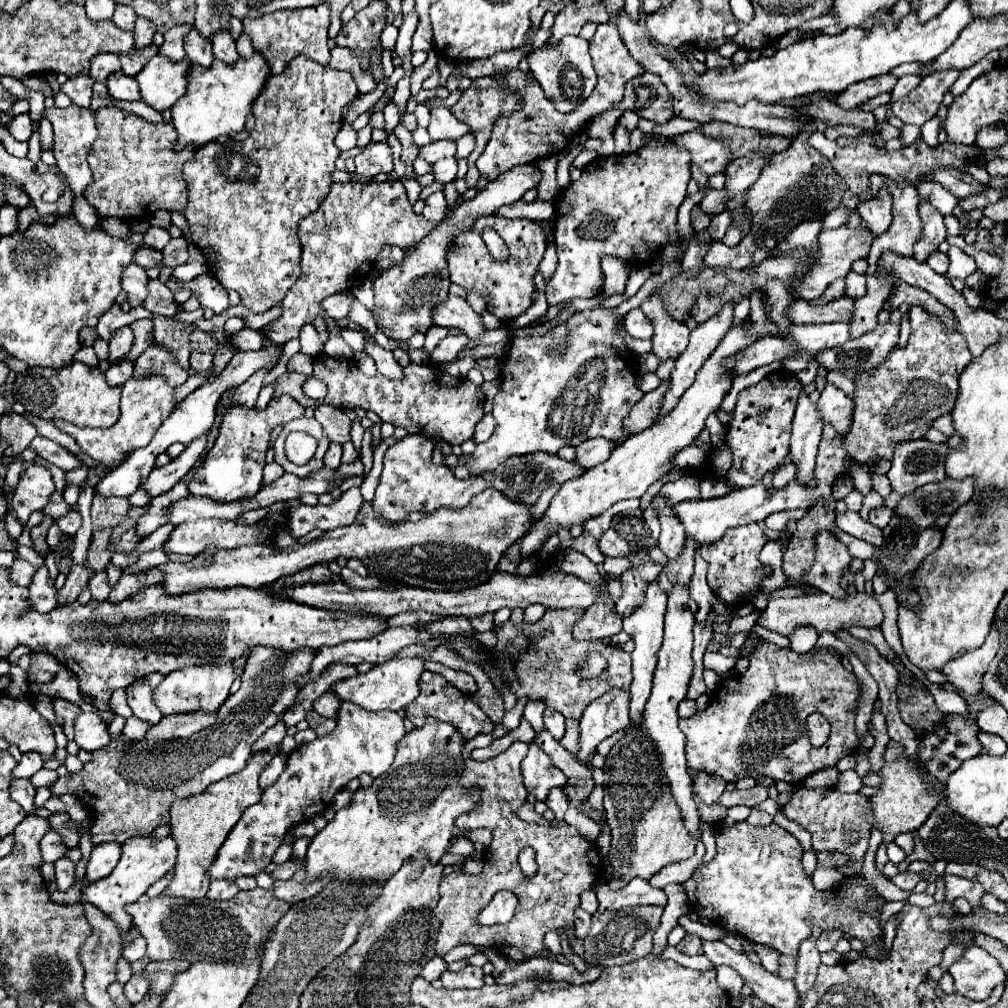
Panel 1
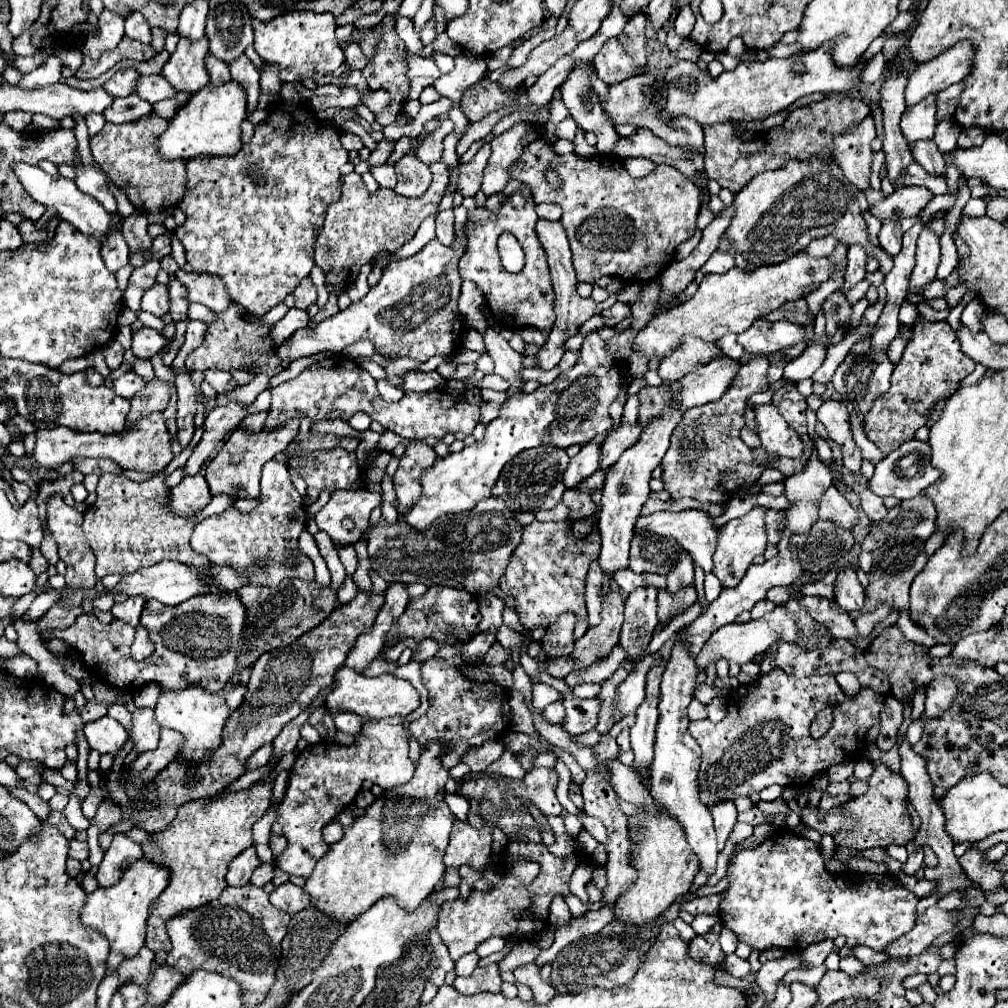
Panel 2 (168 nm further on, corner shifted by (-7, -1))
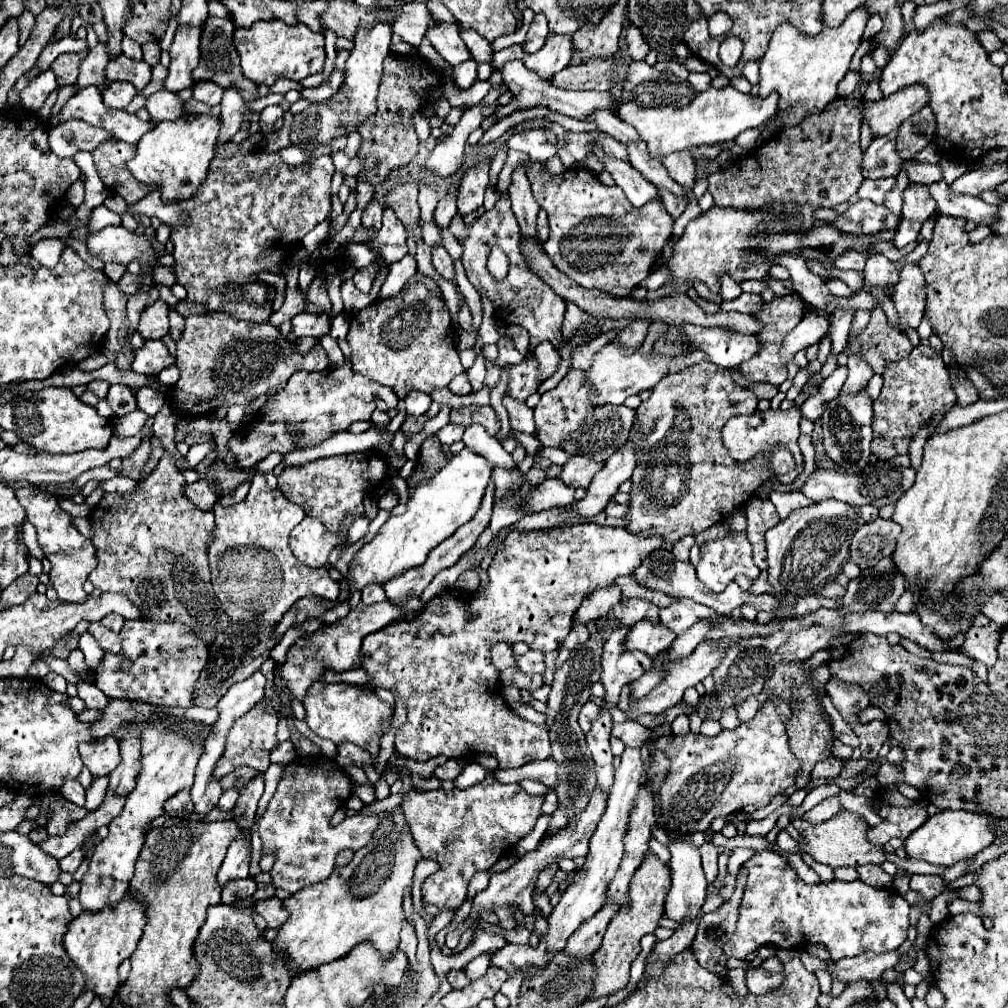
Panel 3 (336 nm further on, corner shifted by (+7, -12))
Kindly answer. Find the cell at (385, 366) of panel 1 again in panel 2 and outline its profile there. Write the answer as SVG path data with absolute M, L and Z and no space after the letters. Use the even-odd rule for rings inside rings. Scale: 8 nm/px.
M405 372L403 374L403 390L405 392L433 392L441 390L441 376L437 372Z

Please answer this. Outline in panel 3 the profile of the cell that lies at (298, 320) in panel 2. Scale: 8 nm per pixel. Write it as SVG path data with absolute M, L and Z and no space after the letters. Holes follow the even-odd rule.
M299 313L291 319L293 323L293 329L291 333L295 337L323 337L329 333L329 317L327 313L319 313L319 315L313 315L313 313Z

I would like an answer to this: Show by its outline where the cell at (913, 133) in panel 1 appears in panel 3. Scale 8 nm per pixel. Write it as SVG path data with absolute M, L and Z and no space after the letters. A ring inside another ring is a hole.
M929 183L929 185L923 185L923 187L927 187L927 191L937 201L939 213L971 219L975 223L985 223L985 225L991 225L995 221L997 207L981 201L979 197L953 195L953 191L949 191L947 183Z

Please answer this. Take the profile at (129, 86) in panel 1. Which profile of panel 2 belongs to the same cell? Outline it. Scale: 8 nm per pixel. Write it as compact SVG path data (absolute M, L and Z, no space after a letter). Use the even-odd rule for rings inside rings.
M141 76L139 78L139 88L137 88L137 94L155 104L159 100L167 100L167 98L173 98L177 94L177 90L173 88L173 84L169 84L163 76Z

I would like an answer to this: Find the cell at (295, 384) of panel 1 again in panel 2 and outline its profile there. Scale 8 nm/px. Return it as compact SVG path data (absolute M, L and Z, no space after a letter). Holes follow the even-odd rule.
M337 354L311 364L297 378L271 388L271 410L263 424L263 430L279 428L287 424L289 418L307 416L313 422L335 420L335 418L349 420L357 412L367 412L383 428L407 440L423 440L423 438L443 440L445 434L455 434L455 432L471 434L479 422L479 406L467 404L463 396L451 396L445 390L431 392L431 394L407 392L399 402L389 404L379 396L377 384L367 370L357 366L347 356Z

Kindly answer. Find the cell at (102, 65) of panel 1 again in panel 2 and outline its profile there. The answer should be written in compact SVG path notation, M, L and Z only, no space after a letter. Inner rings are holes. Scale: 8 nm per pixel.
M121 68L113 78L105 82L105 88L107 92L111 92L111 96L129 96L137 90L137 80L139 72L135 68Z

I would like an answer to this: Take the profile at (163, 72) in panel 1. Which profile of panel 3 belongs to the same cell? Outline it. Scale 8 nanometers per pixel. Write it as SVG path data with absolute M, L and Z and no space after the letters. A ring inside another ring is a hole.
M179 27L169 49L171 65L165 79L165 89L179 93L193 87L193 69L199 63L199 39L201 27Z

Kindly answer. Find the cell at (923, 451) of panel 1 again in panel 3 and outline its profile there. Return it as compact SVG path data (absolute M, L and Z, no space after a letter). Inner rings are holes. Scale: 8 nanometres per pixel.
M877 461L873 465L867 465L861 475L847 475L837 469L817 469L807 483L803 485L803 493L813 499L837 499L843 503L849 503L853 507L861 505L873 505L873 507L883 507L883 505L895 505L897 499L913 485L915 481L915 469L913 467L893 467L889 461Z

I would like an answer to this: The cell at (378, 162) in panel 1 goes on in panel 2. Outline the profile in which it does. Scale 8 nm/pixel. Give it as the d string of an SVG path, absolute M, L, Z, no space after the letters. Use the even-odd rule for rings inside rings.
M387 164L375 166L375 168L371 170L371 174L373 174L373 178L379 182L381 188L395 188L395 184L397 184L395 168L393 168L393 166L387 166Z

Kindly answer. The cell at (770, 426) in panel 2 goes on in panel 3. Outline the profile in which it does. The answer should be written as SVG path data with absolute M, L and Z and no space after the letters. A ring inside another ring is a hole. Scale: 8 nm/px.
M709 361L697 363L673 375L665 375L657 387L651 389L651 397L637 407L637 419L643 435L639 437L637 469L633 471L631 483L631 511L625 515L627 529L641 535L663 535L667 539L665 549L671 549L683 535L697 535L703 529L725 519L731 511L743 507L757 491L757 487L775 475L785 475L795 467L793 455L787 447L773 447L773 455L759 455L751 463L737 463L721 441L721 427L727 417L737 413L753 413L757 409L757 395L733 381L731 371L717 367Z

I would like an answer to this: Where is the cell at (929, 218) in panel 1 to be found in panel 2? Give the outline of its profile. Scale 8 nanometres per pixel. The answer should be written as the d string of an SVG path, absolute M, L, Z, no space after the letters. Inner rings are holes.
M927 226L923 228L919 240L917 240L917 266L911 274L909 290L911 294L921 294L925 284L929 284L935 278L935 272L941 262L939 252L939 236L933 234Z

